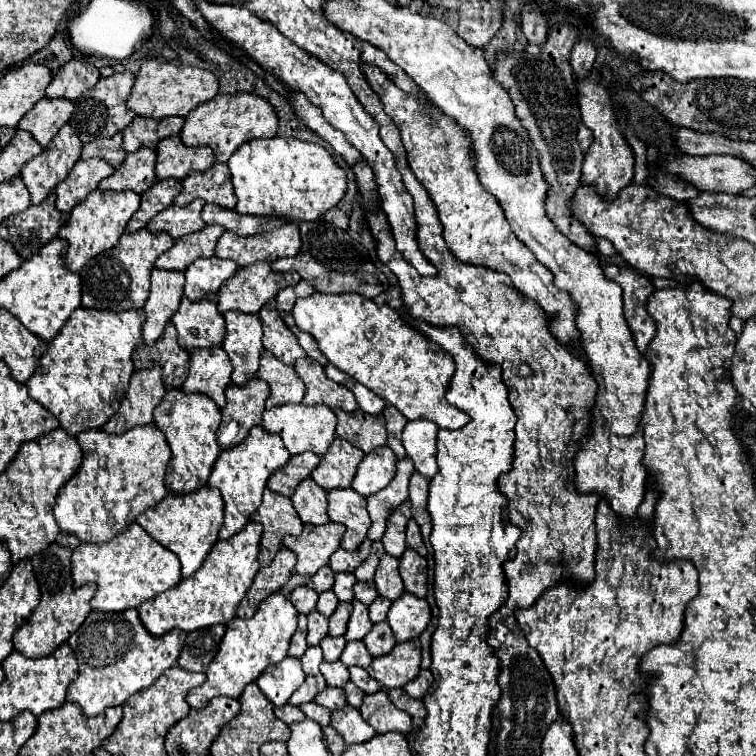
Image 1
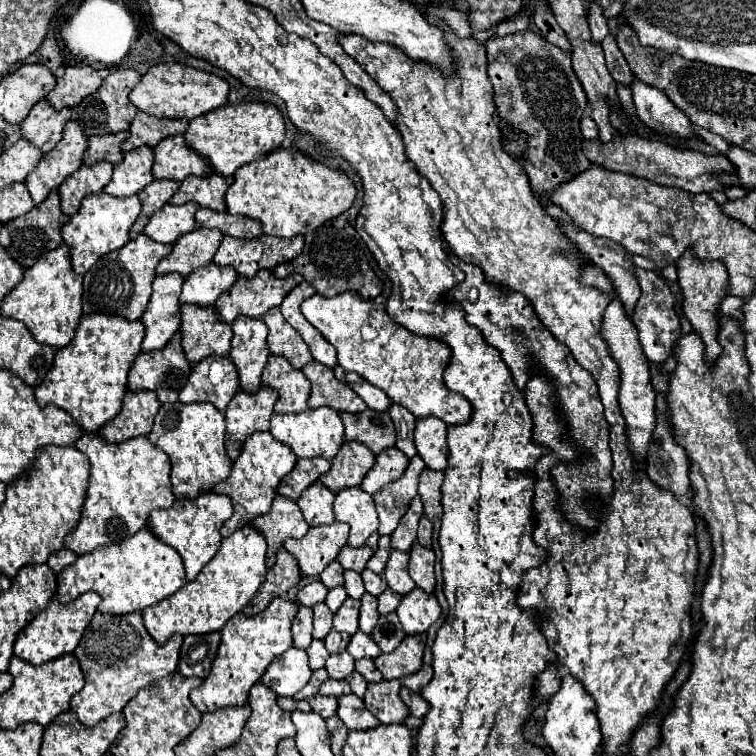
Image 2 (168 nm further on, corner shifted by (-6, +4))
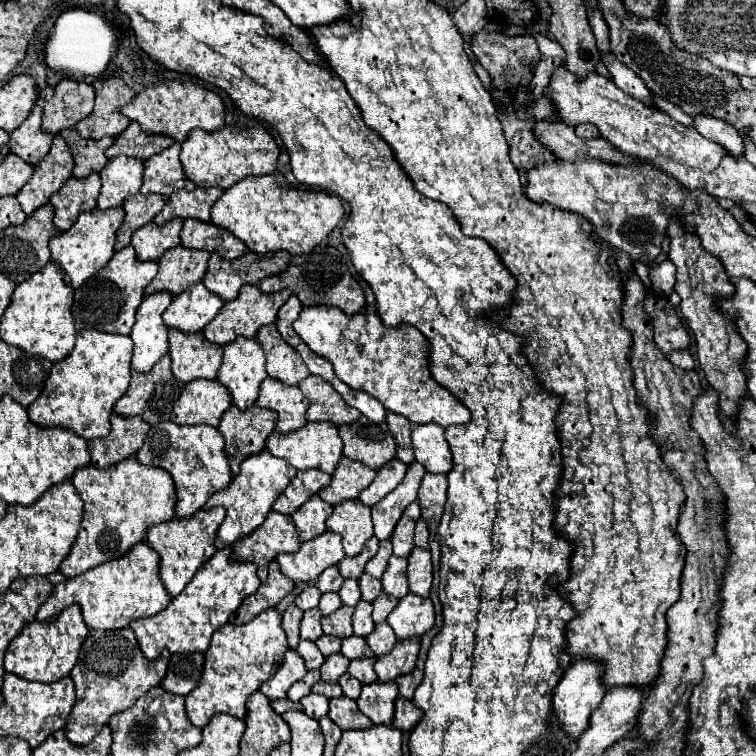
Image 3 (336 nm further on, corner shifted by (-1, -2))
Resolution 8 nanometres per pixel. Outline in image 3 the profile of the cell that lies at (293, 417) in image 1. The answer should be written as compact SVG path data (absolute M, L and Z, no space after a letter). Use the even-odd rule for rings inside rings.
M306 423L300 431L280 435L272 433L266 441L266 449L280 459L286 459L294 469L306 471L306 469L320 469L324 473L334 473L340 457L342 457L342 439L338 435L338 427L332 423Z

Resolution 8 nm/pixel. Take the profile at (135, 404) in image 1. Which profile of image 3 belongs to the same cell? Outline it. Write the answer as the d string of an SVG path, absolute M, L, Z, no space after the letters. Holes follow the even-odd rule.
M112 413L110 425L112 429L108 437L88 441L92 465L100 469L116 465L122 459L134 455L142 447L150 429L142 419L124 419L116 413Z

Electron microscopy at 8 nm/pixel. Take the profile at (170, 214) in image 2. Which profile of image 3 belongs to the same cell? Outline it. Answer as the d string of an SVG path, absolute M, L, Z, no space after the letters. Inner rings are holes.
M174 219L166 225L148 223L134 231L132 247L136 249L136 257L140 261L156 261L164 251L180 245L180 229L182 219Z

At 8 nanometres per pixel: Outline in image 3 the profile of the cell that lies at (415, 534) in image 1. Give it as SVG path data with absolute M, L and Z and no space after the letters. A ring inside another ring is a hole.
M422 517L416 521L416 537L414 537L414 545L420 547L420 549L430 549L430 547L428 547L428 529L426 529L426 523L424 523Z

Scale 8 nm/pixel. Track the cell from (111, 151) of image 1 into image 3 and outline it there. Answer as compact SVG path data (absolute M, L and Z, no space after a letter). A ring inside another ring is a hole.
M66 129L60 133L62 139L68 143L72 157L74 157L74 177L84 179L90 173L102 171L102 167L108 163L104 151L114 143L114 137L102 137L98 141L84 139L78 135L76 129Z

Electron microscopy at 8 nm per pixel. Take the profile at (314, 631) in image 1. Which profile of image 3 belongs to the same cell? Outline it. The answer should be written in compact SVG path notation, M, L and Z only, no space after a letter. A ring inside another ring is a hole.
M310 609L302 617L302 627L300 627L300 637L316 641L322 635L322 625L320 625L322 613L320 609Z

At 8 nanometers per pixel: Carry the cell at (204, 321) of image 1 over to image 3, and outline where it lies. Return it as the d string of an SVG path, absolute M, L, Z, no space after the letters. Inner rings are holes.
M170 331L172 373L180 383L194 379L216 379L222 363L222 347L204 343L204 335L176 335Z

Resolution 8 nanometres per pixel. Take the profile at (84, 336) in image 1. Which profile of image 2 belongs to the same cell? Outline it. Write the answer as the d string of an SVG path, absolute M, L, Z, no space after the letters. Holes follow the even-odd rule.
M93 313L83 315L73 341L57 349L51 371L35 387L35 399L43 405L57 405L65 409L85 433L95 433L107 421L115 419L127 391L127 375L141 351L145 325L117 315Z

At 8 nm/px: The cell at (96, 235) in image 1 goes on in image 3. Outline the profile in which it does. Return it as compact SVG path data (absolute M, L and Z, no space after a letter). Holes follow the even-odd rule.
M108 209L108 211L86 211L82 213L76 223L66 231L50 239L50 251L52 261L60 265L64 271L64 283L78 289L88 277L92 277L96 271L100 271L114 255L114 243L116 243L116 231L120 229L120 223L124 221L124 209Z

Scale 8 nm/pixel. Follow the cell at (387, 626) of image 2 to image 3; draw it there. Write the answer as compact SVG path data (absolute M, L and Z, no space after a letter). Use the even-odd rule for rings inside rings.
M378 623L376 629L366 637L366 641L368 641L370 649L374 651L374 655L378 657L378 655L392 651L392 647L396 645L398 639L396 639L396 635L388 623Z

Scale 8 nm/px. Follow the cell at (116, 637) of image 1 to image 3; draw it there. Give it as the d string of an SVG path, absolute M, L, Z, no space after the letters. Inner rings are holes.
M130 627L120 631L92 629L82 643L78 661L70 673L76 689L76 703L66 721L66 739L74 745L88 745L114 713L132 707L148 689L160 685L166 675L168 659L168 651L162 651L154 661L144 659Z

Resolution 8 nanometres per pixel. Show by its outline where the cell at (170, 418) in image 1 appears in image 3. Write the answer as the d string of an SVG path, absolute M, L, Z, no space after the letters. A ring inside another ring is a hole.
M158 423L150 427L146 443L136 453L136 459L146 467L160 467L174 479L178 503L176 517L184 519L204 507L204 503L232 481L230 461L224 449L224 439L218 429L210 427L176 427L176 423Z

